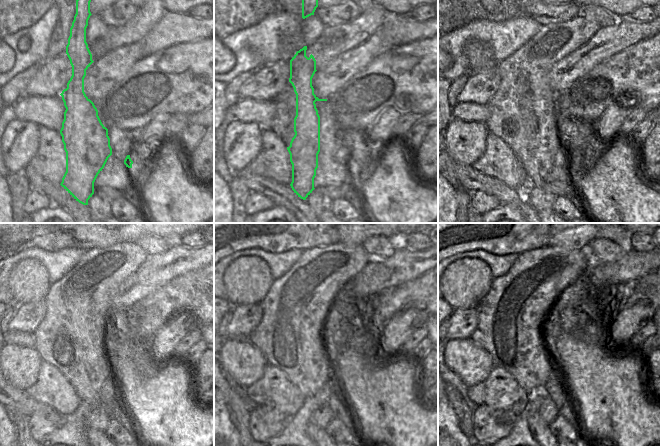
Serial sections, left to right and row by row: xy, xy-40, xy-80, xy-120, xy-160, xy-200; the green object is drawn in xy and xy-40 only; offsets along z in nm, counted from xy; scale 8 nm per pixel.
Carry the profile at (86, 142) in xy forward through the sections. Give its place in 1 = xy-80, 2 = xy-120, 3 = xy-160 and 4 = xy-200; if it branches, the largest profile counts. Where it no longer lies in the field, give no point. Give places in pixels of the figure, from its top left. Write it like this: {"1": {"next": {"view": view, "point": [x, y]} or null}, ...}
{"1": {"next": {"view": "xy-80", "point": [529, 83]}}, "2": {"next": {"view": "xy-120", "point": [81, 307]}}, "3": {"next": {"view": "xy-160", "point": [305, 307]}}, "4": {"next": {"view": "xy-200", "point": [529, 307]}}}

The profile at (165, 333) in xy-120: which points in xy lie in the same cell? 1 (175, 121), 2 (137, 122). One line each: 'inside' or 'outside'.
1: outside
2: outside

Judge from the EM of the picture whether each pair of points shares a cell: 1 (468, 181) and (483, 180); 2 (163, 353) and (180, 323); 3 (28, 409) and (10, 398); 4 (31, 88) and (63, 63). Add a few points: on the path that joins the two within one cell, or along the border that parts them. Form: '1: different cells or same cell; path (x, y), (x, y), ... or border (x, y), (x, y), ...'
1: same cell; path (472, 181), (479, 181)
2: same cell; path (163, 346), (165, 340), (175, 330)
3: same cell; path (24, 405), (14, 399)
4: same cell; path (39, 86), (55, 71)

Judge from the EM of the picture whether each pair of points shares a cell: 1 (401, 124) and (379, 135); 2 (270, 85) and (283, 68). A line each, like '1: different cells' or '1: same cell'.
1: different cells
2: same cell

